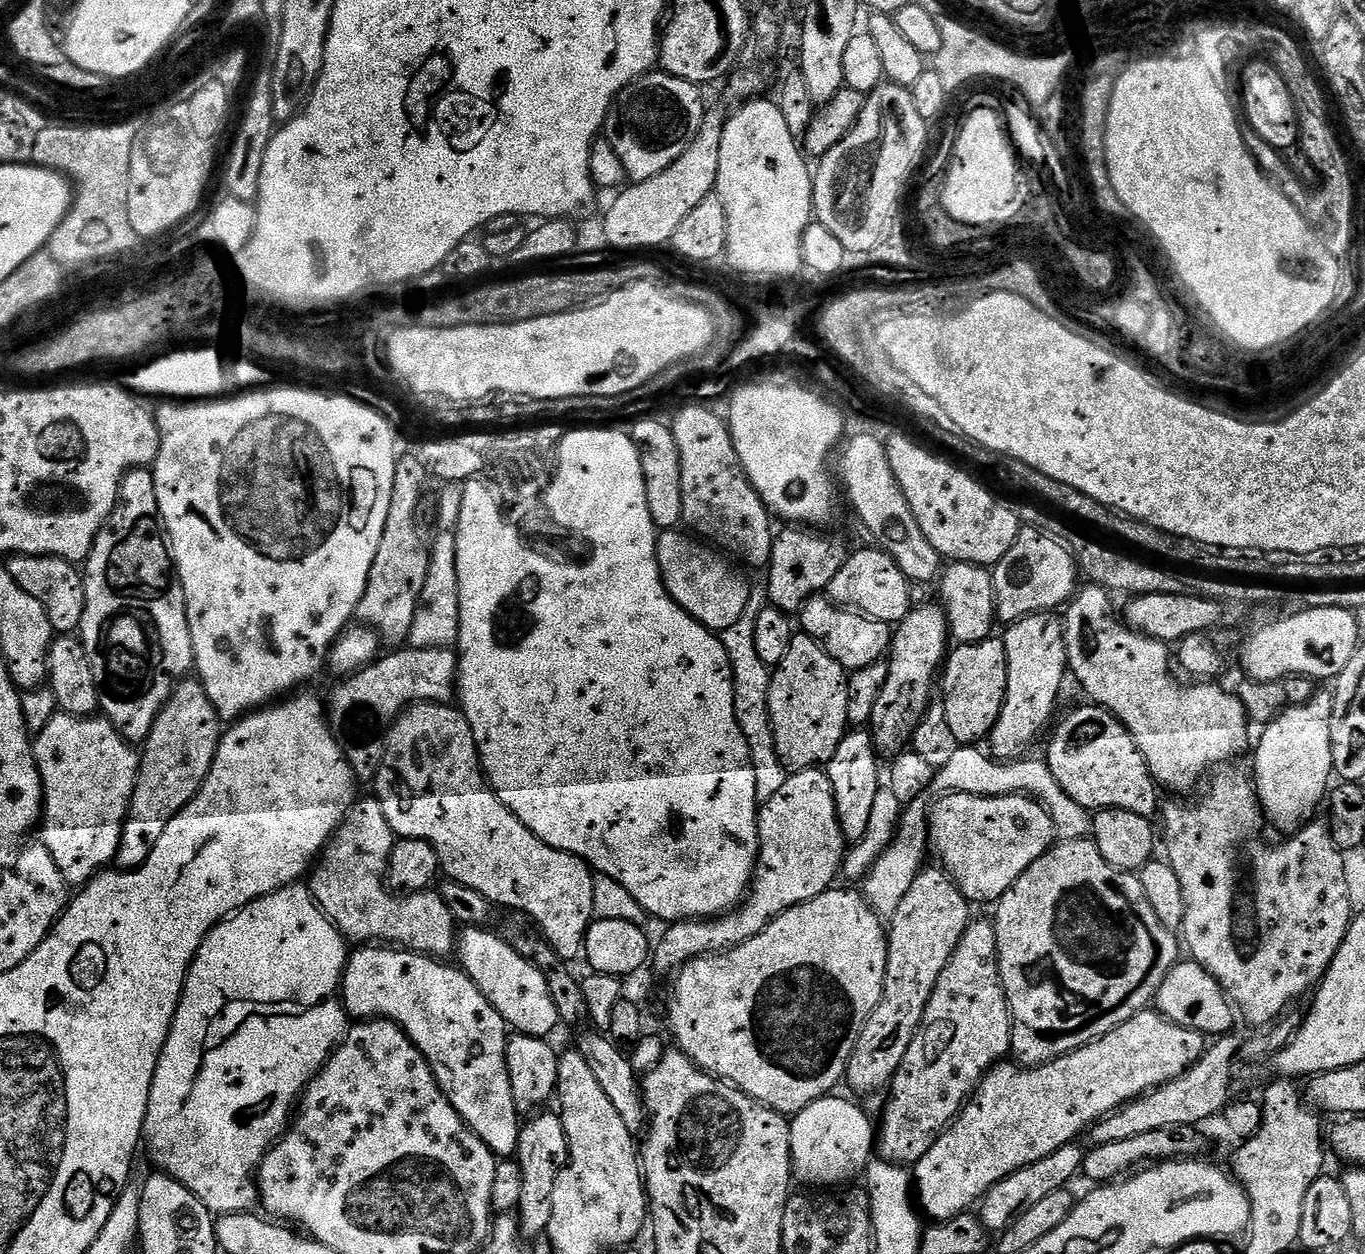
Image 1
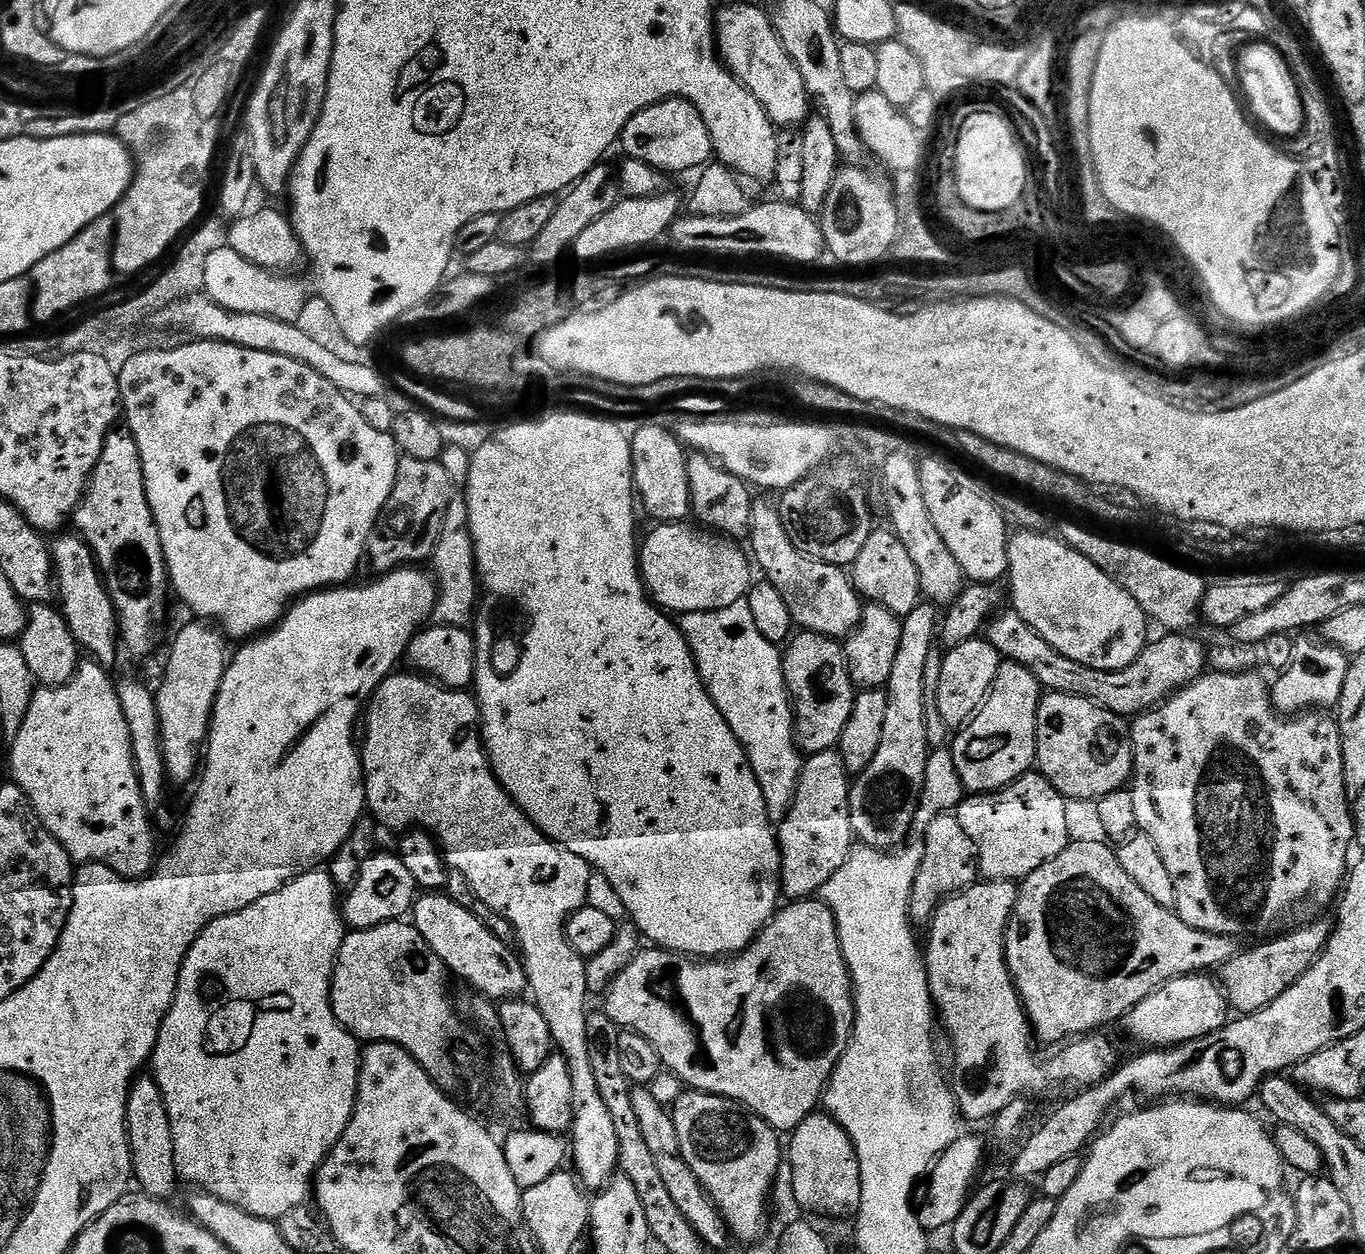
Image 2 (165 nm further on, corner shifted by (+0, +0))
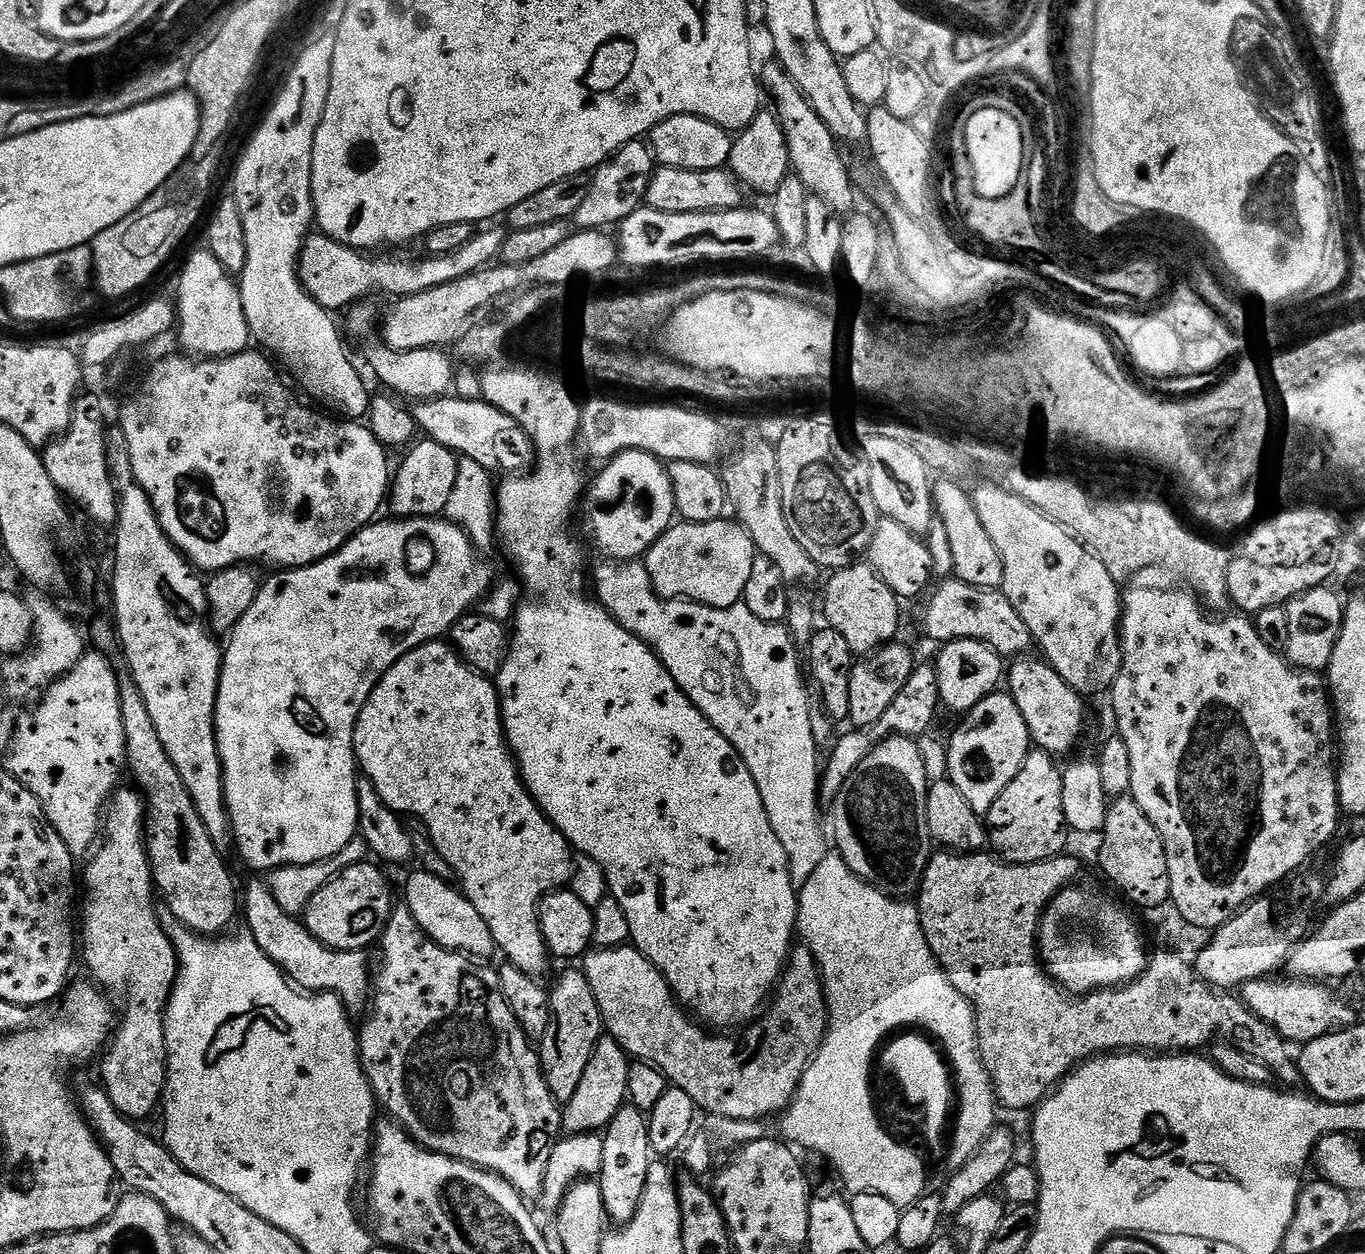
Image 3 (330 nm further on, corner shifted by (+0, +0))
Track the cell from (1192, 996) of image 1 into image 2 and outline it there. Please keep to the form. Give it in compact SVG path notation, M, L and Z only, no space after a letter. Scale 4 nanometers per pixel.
M1331 919L1316 920L1313 924L1304 924L1293 930L1289 936L1276 936L1257 948L1241 950L1230 962L1226 962L1219 969L1218 980L1228 998L1229 1005L1237 1008L1237 1013L1251 1014L1270 1006L1278 994L1290 990L1306 970L1320 956L1321 950L1332 936L1334 924Z

